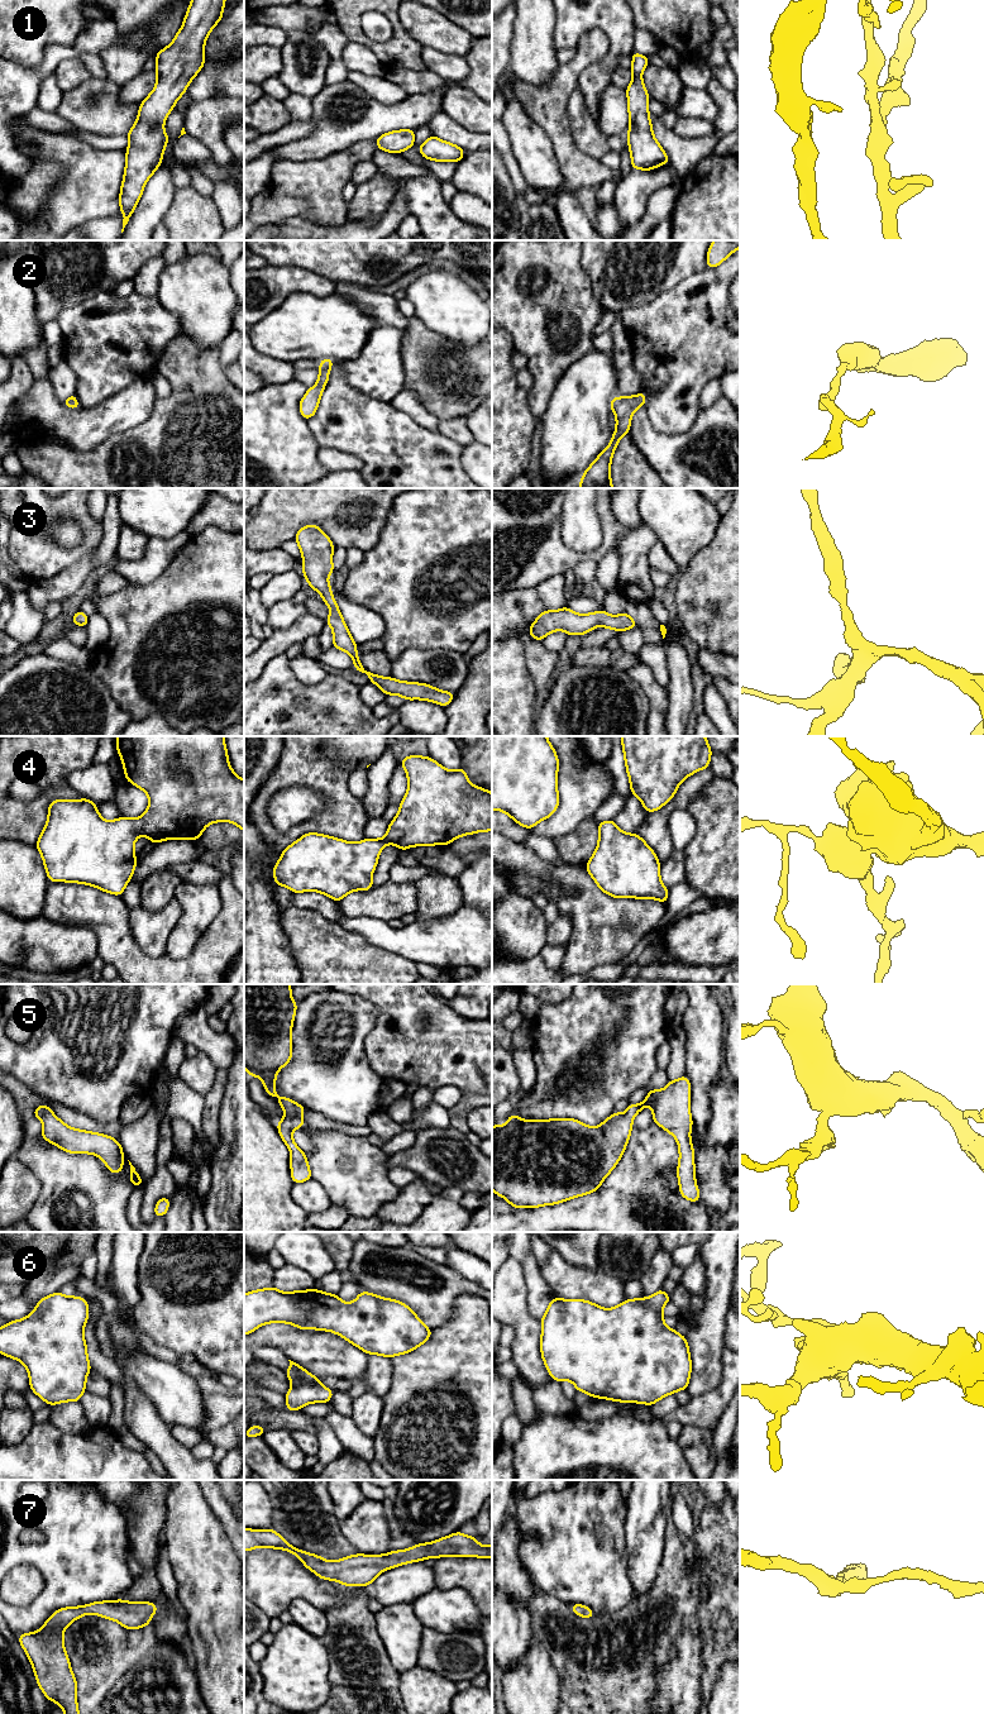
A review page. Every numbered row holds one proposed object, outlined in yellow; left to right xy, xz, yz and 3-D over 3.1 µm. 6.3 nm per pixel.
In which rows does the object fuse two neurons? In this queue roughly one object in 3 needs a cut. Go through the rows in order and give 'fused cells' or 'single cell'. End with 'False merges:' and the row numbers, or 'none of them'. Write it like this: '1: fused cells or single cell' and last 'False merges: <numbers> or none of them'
1: single cell
2: single cell
3: single cell
4: single cell
5: single cell
6: single cell
7: single cell
False merges: none of them

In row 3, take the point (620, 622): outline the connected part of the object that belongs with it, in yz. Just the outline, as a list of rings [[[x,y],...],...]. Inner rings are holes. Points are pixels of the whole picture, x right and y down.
[[[565,606],[557,611],[543,611],[531,624],[529,634],[532,639],[543,641],[553,631],[563,630],[568,636],[583,636],[597,626],[613,629],[618,632],[639,627],[626,611],[616,616],[607,613],[605,610],[581,615]]]

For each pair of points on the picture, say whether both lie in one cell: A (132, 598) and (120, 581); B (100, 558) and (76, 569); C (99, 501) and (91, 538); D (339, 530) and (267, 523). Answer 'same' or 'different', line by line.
A: different
B: different
C: different
D: same

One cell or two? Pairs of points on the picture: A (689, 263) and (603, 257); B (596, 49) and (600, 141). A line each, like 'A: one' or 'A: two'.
A: one
B: two

